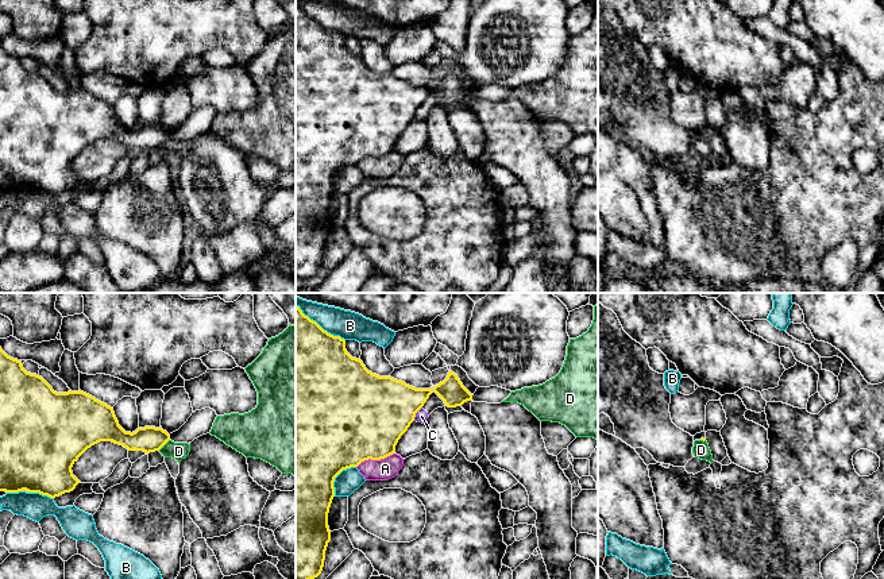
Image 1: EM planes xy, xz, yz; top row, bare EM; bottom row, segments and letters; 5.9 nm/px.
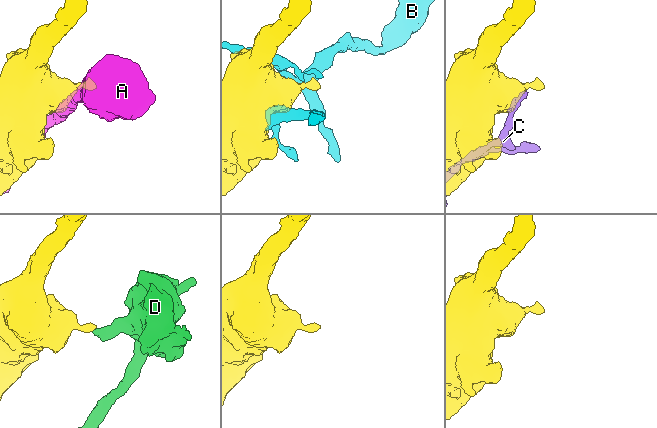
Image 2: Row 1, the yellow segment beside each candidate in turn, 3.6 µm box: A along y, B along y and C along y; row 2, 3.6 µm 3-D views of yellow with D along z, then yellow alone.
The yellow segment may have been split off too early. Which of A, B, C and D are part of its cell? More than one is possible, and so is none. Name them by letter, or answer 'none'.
none

